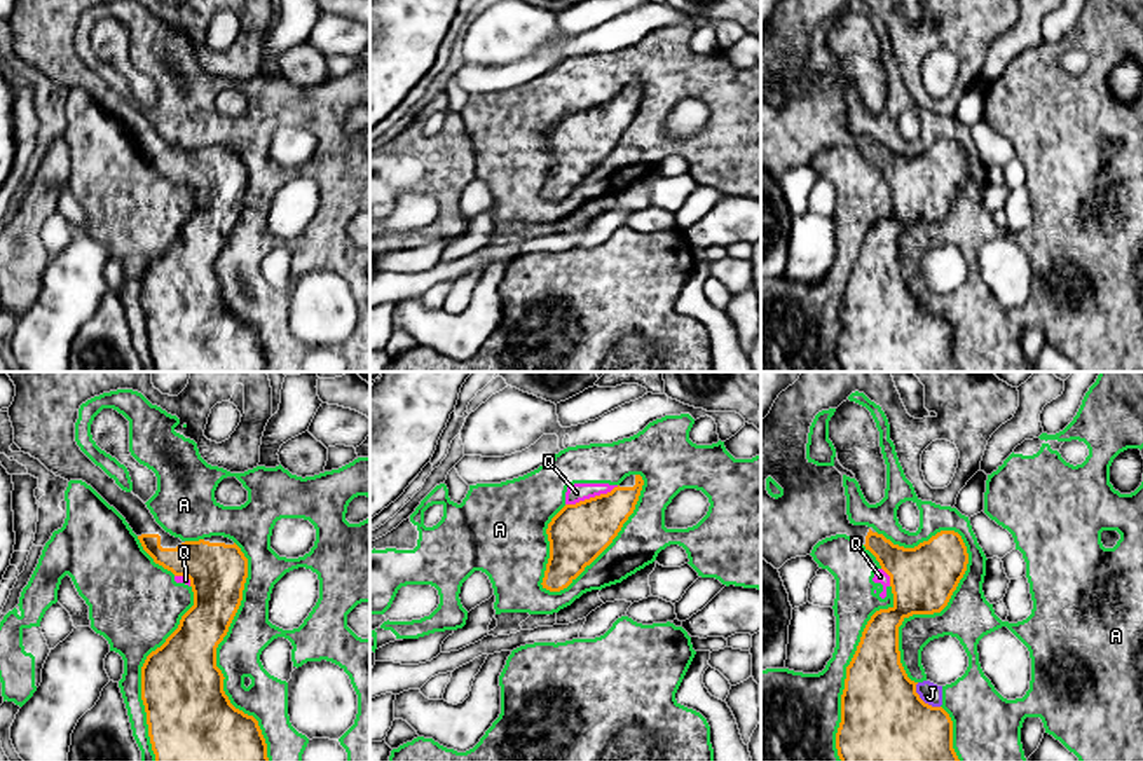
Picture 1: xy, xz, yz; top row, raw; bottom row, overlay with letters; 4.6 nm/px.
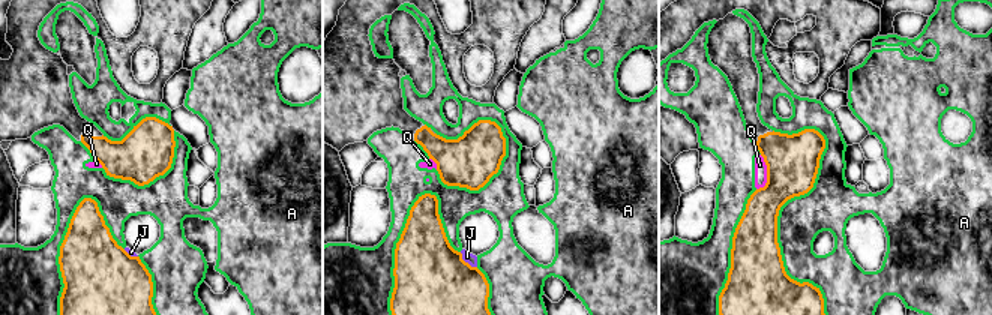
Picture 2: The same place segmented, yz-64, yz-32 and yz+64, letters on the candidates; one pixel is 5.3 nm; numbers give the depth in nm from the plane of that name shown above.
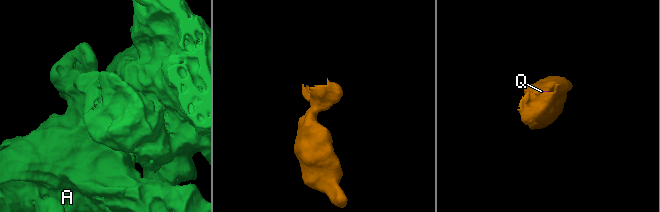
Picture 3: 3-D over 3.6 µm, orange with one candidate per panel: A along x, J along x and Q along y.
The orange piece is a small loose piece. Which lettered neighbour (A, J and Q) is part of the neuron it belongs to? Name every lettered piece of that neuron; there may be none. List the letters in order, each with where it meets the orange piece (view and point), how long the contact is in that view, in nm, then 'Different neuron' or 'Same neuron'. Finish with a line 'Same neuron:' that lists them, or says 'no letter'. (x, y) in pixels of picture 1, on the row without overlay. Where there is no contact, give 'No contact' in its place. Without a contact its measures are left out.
A: Touches orange at yz (930, 222). Shared border 750 nm. Different neuron
J: Touches orange at yz (922, 309). Shared border 160 nm. Different neuron
Q: Touches orange at xz (592, 107). Shared border 260 nm. Different neuron
Same neuron: no letter

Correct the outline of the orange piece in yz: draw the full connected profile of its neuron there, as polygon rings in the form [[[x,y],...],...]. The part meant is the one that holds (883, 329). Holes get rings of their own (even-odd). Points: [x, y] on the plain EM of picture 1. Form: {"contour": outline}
{"contour": [[[782,0],[770,23],[761,30],[761,168],[780,178],[787,169],[806,166],[813,155],[831,145],[846,143],[859,148],[869,159],[881,178],[890,185],[893,215],[876,220],[867,230],[857,260],[846,276],[845,298],[841,304],[841,332],[836,342],[836,358],[841,372],[960,372],[953,358],[953,330],[942,316],[925,312],[916,302],[900,272],[899,236],[913,223],[941,222],[968,173],[967,155],[955,140],[941,140],[914,157],[893,154],[883,143],[873,141],[867,134],[853,134],[846,124],[846,105],[843,84],[834,75],[817,75],[806,68],[810,35],[822,19],[838,17],[855,0]],[[771,86],[784,105],[775,108],[766,99],[766,87]]]}

